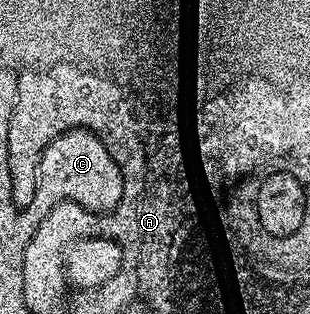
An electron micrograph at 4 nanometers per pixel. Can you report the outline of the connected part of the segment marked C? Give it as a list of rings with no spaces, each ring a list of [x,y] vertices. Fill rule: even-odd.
[[[73,128],[71,132],[60,134],[48,145],[38,158],[38,174],[34,195],[29,197],[29,207],[38,211],[39,217],[48,215],[58,204],[66,201],[78,203],[90,212],[99,214],[113,213],[114,207],[122,201],[122,171],[112,158],[109,147],[87,129]]]

